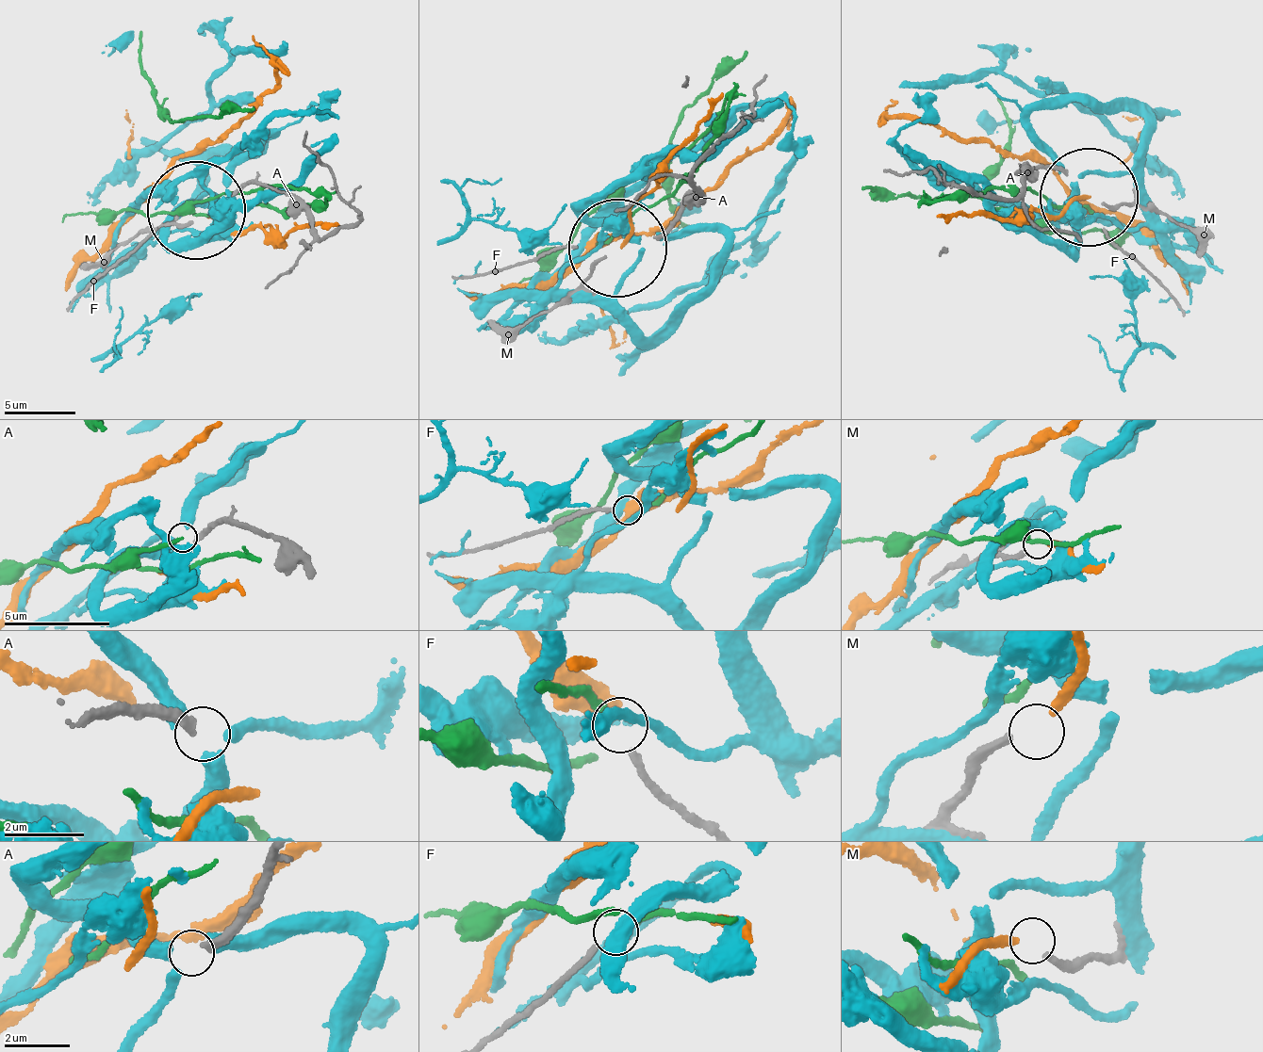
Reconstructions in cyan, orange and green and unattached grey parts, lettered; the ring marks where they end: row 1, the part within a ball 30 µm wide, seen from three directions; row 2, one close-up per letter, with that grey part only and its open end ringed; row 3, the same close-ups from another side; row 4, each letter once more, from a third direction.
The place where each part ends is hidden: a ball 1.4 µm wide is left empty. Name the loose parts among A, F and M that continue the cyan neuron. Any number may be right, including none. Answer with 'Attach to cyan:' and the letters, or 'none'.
Attach to cyan: A

